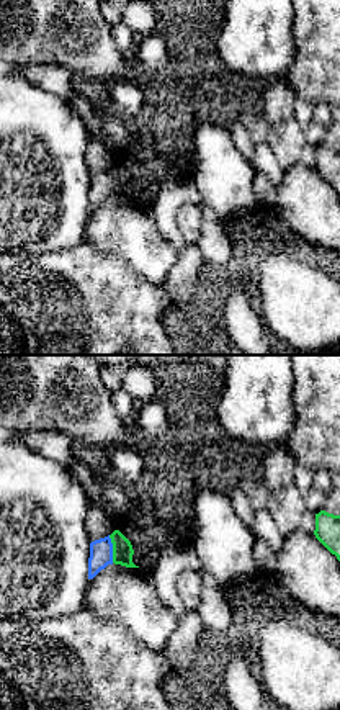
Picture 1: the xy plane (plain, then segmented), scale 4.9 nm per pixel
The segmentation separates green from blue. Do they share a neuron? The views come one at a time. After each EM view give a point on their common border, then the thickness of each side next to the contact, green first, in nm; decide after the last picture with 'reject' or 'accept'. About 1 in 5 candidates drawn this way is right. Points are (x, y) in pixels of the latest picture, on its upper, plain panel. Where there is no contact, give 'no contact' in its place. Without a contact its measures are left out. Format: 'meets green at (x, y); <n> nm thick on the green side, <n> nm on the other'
meets green at (113, 182); 100 nm thick on the green side, 110 nm on the other

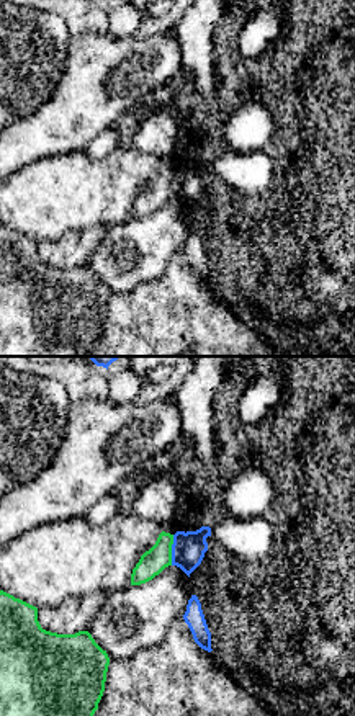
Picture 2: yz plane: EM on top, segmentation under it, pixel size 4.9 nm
meets green at (170, 183); 120 nm thick on the green side, 160 nm on the other

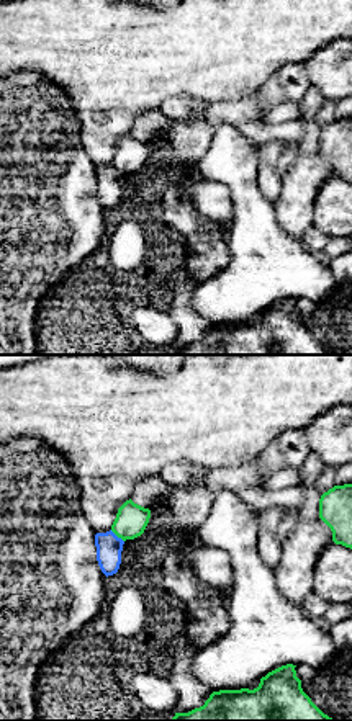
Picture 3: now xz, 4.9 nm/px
meets green at (117, 169); 160 nm thick on the green side, 130 nm on the other

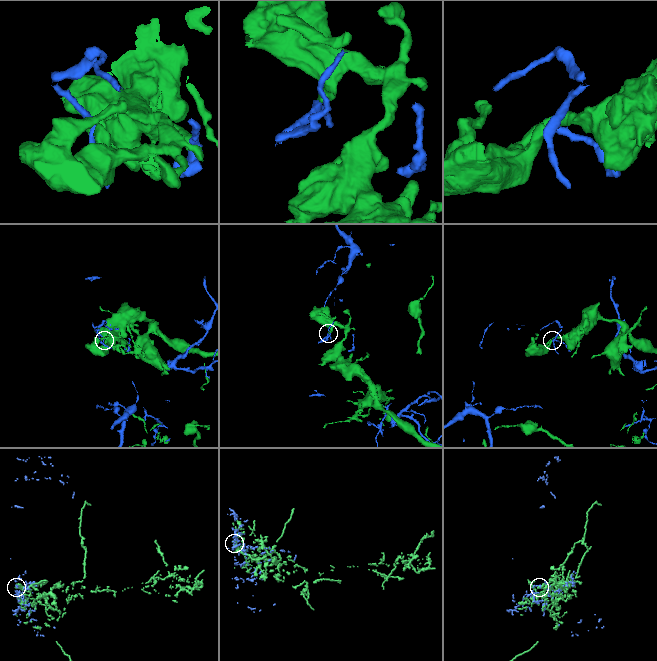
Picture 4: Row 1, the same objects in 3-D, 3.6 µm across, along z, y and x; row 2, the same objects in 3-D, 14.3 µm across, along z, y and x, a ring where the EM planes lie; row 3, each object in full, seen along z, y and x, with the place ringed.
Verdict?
reject

